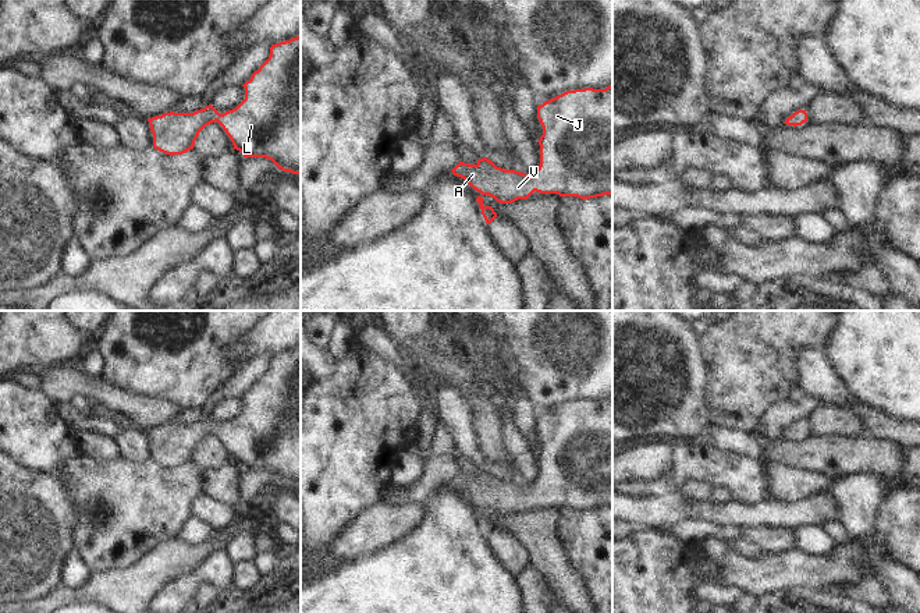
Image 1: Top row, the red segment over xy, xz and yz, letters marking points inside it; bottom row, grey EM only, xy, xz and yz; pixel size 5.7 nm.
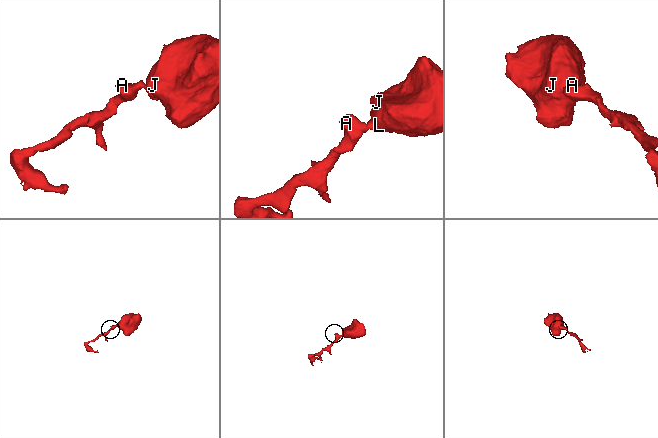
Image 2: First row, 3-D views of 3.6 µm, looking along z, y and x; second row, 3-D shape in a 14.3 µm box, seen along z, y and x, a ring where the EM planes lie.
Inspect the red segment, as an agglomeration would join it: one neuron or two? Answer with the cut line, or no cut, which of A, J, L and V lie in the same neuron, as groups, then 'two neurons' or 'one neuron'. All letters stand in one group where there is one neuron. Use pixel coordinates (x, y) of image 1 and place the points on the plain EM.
no cut; A J L V; one neuron

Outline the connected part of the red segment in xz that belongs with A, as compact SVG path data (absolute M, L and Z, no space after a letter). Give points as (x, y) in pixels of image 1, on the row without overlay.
M612 397L605 401L566 403L537 418L537 430L543 439L543 447L537 453L540 478L530 489L497 479L487 470L479 470L476 476L459 474L451 482L482 506L476 513L487 536L497 529L497 525L491 518L483 517L483 507L500 515L528 511L534 503L580 511L612 507Z

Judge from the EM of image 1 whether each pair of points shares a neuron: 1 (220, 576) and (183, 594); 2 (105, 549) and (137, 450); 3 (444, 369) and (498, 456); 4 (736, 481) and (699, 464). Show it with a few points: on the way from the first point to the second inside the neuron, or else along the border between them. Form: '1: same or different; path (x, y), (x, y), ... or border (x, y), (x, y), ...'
1: same; path (210, 576), (199, 576), (191, 584)
2: different; border (121, 456), (137, 463), (146, 463), (152, 459)
3: same; path (466, 388), (486, 414), (489, 433)
4: same; path (727, 471), (709, 464)

